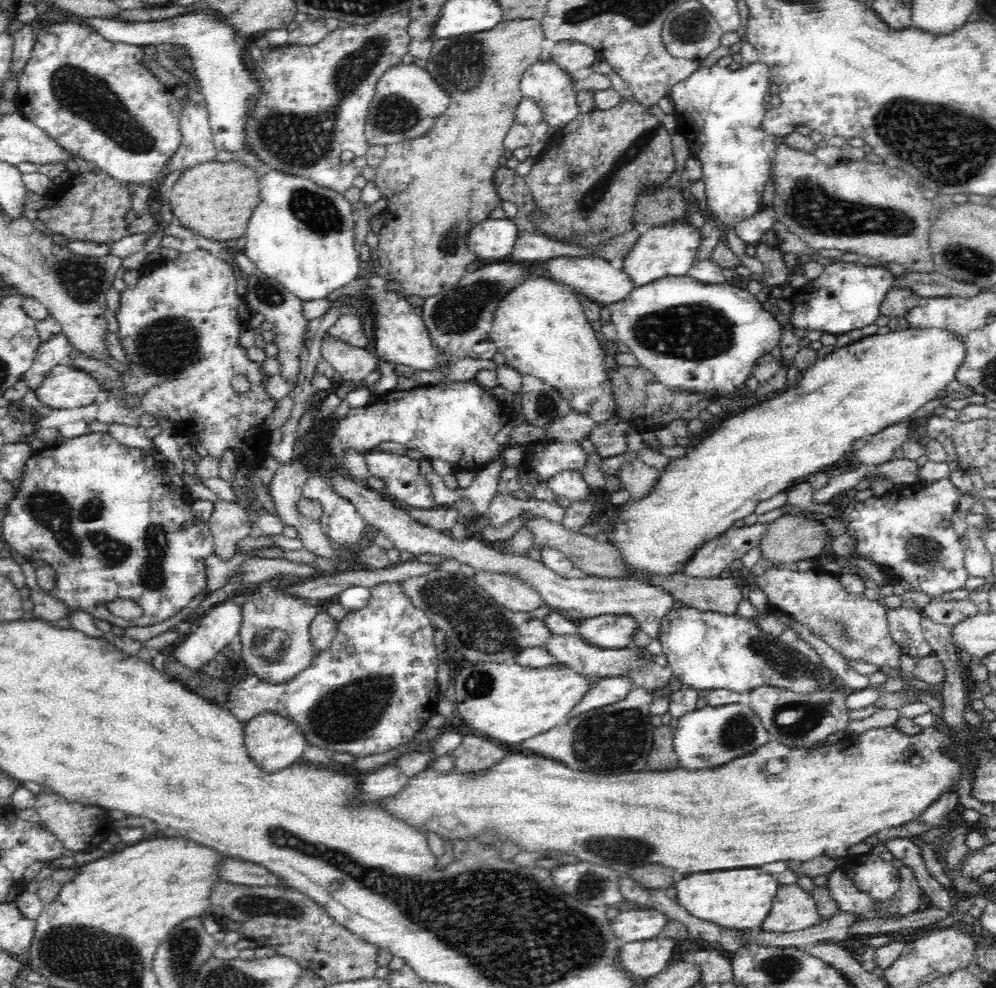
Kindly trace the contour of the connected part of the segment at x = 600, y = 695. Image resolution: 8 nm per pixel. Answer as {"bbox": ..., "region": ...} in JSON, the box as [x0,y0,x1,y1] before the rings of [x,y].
{"bbox":[566,678,634,724],"region":[[[604,678],[604,680],[598,680],[596,686],[592,688],[592,692],[584,698],[584,702],[574,708],[568,718],[566,718],[566,724],[582,714],[590,714],[590,710],[596,710],[596,708],[604,708],[604,706],[612,706],[616,702],[622,702],[630,696],[630,692],[634,690],[634,682],[628,680],[628,678]]]}

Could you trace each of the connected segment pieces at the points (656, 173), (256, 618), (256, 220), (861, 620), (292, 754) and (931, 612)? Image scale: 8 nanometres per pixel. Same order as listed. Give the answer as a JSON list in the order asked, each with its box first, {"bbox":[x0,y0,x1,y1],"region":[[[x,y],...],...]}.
[{"bbox":[524,100,676,244],"region":[[[622,100],[612,110],[594,110],[590,114],[578,114],[566,128],[560,128],[548,142],[548,152],[536,158],[536,164],[524,178],[542,206],[548,212],[548,220],[534,220],[546,236],[572,238],[572,244],[596,244],[632,228],[630,212],[634,196],[642,184],[666,184],[672,172],[676,170],[672,140],[670,134],[656,134],[662,128],[662,122],[636,100]]]},{"bbox":[240,576,320,682],"region":[[[276,576],[248,586],[242,596],[244,622],[240,628],[240,640],[244,648],[240,658],[248,664],[254,676],[260,676],[266,682],[284,682],[310,666],[314,656],[310,622],[320,610],[316,608],[316,602],[294,596],[292,586],[286,588],[286,584]]]},{"bbox":[244,170,364,300],"region":[[[264,170],[264,192],[262,192],[262,204],[254,212],[248,232],[244,234],[248,238],[248,244],[244,248],[244,254],[270,278],[278,280],[290,294],[294,294],[298,300],[332,300],[340,296],[340,290],[348,286],[350,282],[360,278],[360,270],[364,262],[360,260],[360,250],[356,250],[356,238],[354,238],[354,218],[352,218],[352,202],[346,198],[346,194],[330,188],[322,188],[316,182],[308,178],[290,176],[284,172],[268,172]]]},{"bbox":[758,566,902,668],"region":[[[774,566],[758,576],[758,586],[770,600],[770,608],[784,612],[798,620],[818,638],[840,652],[846,662],[862,662],[874,666],[896,668],[900,664],[902,648],[890,634],[890,620],[886,604],[872,602],[866,594],[850,594],[840,582],[838,572],[828,572],[822,566],[812,570],[790,570],[790,566]]]},{"bbox":[246,710,310,770],"region":[[[264,710],[256,716],[252,716],[246,724],[246,746],[250,756],[254,758],[254,762],[258,766],[262,766],[264,770],[280,770],[292,762],[302,760],[304,750],[310,746],[306,736],[304,736],[304,728],[290,716],[274,712],[274,710]]]},{"bbox":[922,598,980,626],"region":[[[934,598],[922,612],[924,612],[924,616],[932,618],[938,624],[952,626],[952,624],[960,622],[962,618],[976,616],[980,610],[970,600],[940,600],[940,598]]]}]

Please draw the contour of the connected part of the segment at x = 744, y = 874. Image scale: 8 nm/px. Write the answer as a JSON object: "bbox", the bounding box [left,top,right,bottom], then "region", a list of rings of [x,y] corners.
{"bbox":[674,870,780,930],"region":[[[712,870],[688,874],[684,880],[674,884],[678,890],[678,906],[698,920],[710,922],[718,928],[730,930],[752,930],[760,928],[764,918],[770,914],[772,902],[780,890],[778,878],[760,870]]]}

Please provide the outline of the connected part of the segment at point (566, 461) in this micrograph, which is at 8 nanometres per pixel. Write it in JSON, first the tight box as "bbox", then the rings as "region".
{"bbox":[528,444,588,480],"region":[[[548,444],[548,446],[532,446],[528,464],[530,468],[548,480],[552,474],[562,470],[582,472],[586,466],[588,454],[582,450],[580,444]]]}

